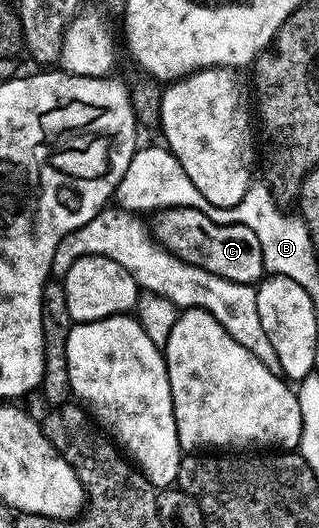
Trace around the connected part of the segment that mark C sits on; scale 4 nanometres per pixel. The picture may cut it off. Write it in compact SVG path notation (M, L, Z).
M191 205L160 210L153 219L153 236L163 248L179 259L203 267L203 271L211 271L211 275L231 279L231 283L256 286L266 276L263 247L259 247L259 235L255 235L251 227L212 221L204 208Z

